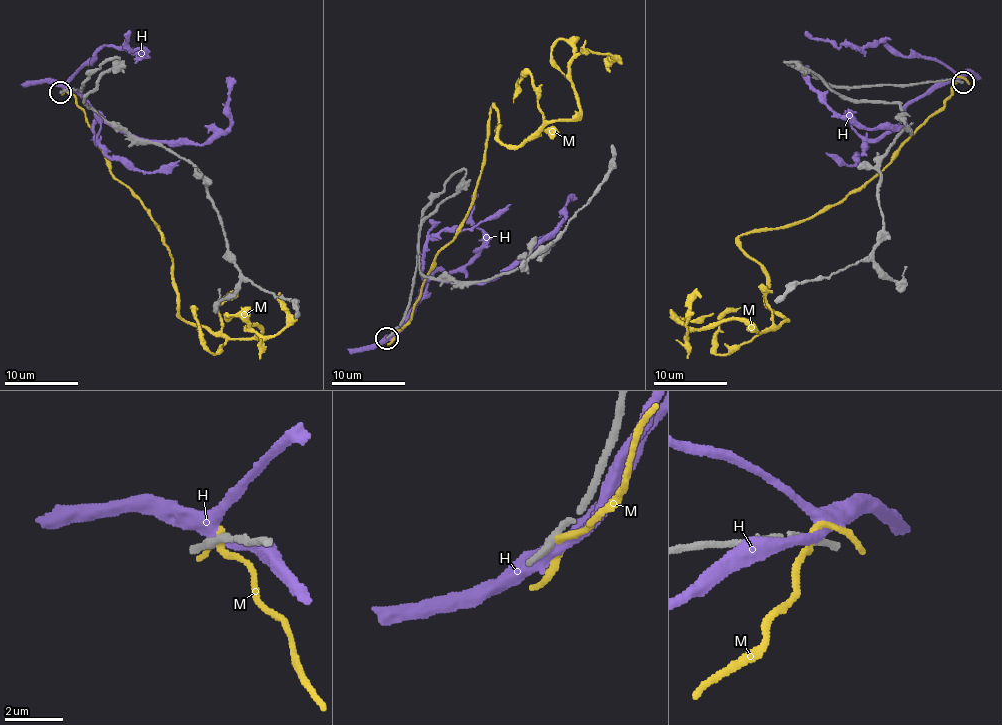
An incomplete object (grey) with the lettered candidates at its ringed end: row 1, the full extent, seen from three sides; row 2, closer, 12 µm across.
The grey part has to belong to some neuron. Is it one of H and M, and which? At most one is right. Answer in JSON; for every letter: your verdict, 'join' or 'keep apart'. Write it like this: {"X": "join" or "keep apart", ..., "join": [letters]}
{"H": "keep apart", "M": "keep apart", "join": []}

